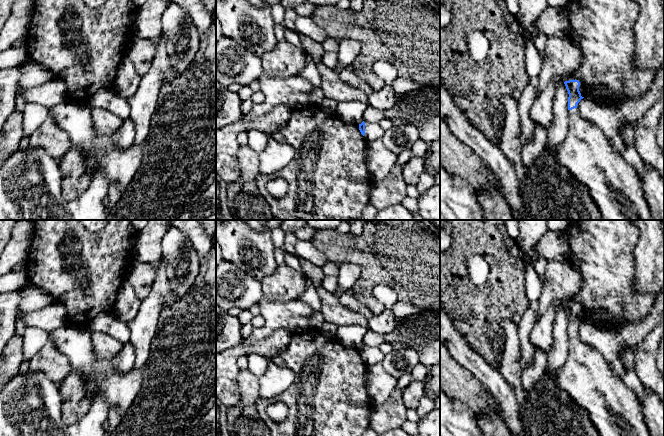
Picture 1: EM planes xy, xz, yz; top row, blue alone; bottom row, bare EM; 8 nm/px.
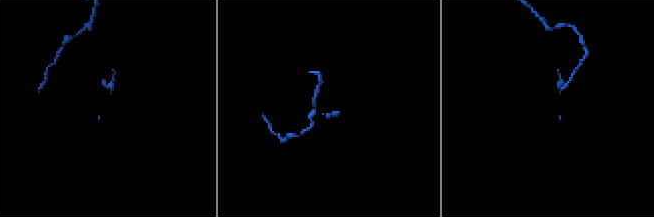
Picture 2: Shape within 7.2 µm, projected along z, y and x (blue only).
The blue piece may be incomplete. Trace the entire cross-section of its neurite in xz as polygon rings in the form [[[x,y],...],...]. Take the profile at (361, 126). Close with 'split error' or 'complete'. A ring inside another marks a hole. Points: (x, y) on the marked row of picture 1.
[[[363,121],[359,124],[359,130],[367,141],[382,139],[384,135],[384,130],[381,128],[379,123]]] | split error

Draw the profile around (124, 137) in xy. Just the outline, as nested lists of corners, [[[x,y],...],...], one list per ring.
[[[129,117],[123,121],[121,127],[114,134],[113,142],[118,149],[126,149],[134,143],[135,135],[135,124]]]

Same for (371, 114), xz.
[[[368,106],[363,114],[364,122],[379,123],[381,120],[385,118],[386,118],[385,111],[379,110],[371,106]]]

